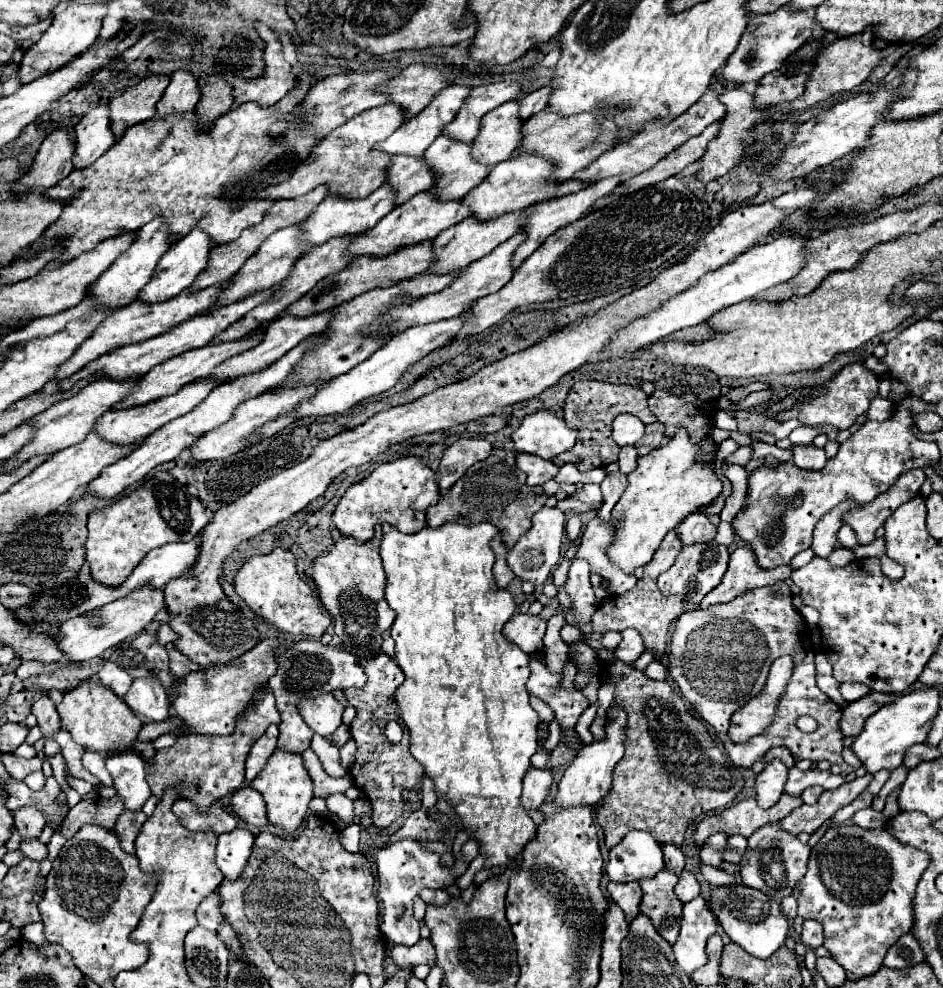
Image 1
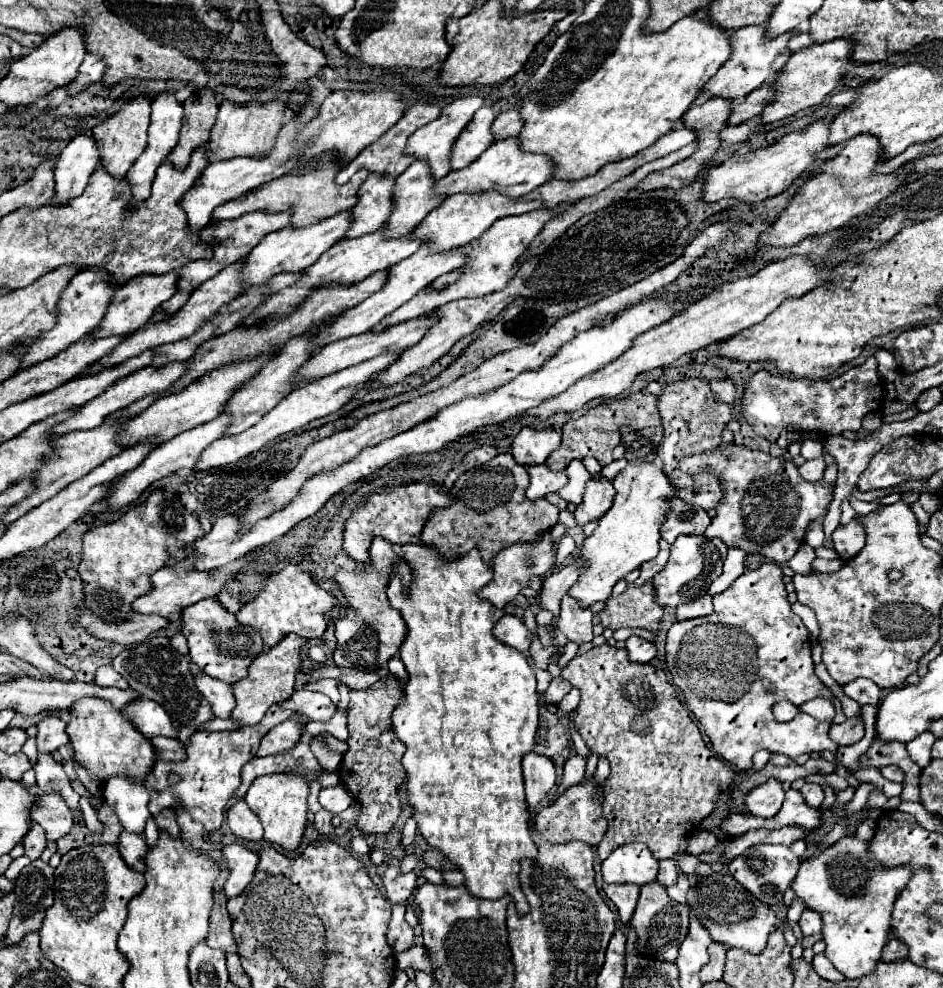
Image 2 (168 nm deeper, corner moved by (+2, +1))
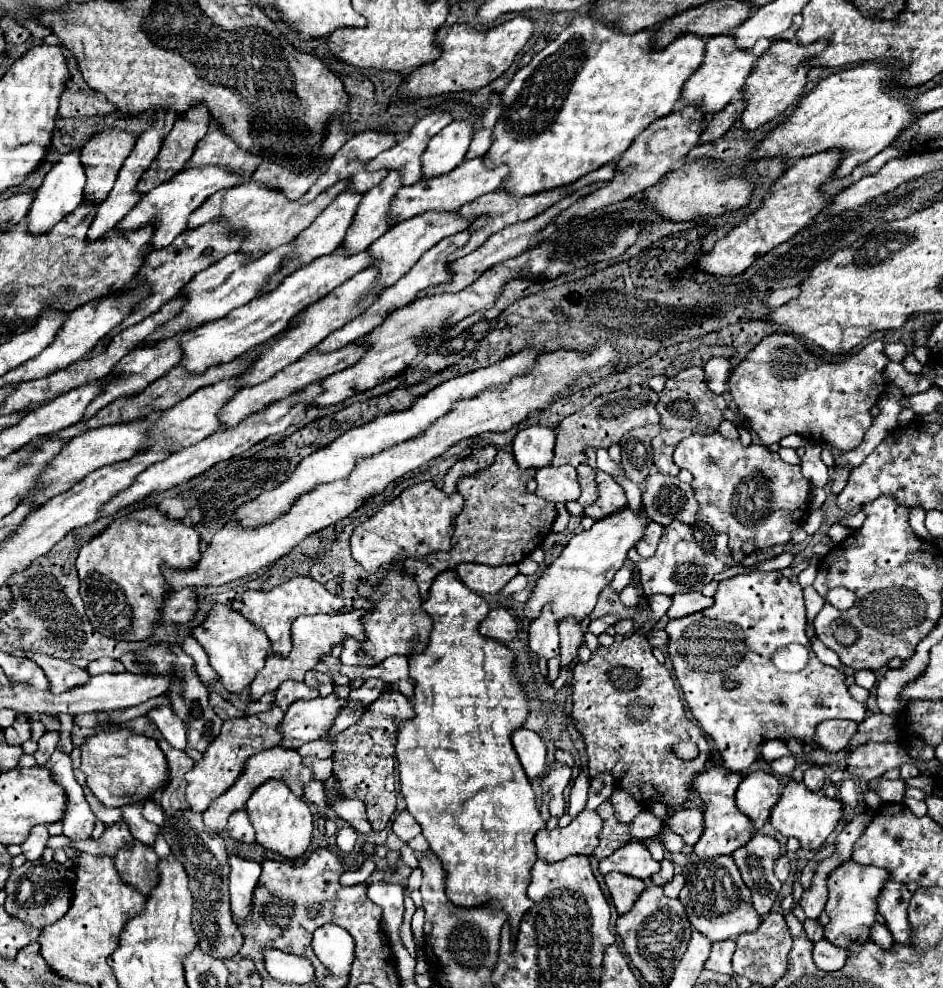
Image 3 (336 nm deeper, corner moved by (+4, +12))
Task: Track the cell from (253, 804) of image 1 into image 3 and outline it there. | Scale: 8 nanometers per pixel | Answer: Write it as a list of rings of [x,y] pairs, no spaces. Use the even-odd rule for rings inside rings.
[[[245,810],[233,812],[229,816],[227,830],[229,830],[229,836],[235,838],[235,840],[241,840],[241,842],[247,842],[247,844],[255,840],[255,830],[253,830],[253,824],[251,824],[251,820],[249,820]]]

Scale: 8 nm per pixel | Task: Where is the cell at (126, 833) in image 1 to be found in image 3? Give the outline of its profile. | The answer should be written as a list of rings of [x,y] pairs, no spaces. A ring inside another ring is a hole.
[[[133,840],[117,852],[115,866],[129,886],[143,894],[149,894],[155,888],[159,876],[157,860],[159,858],[153,848],[147,848],[147,844],[139,844],[139,840]]]

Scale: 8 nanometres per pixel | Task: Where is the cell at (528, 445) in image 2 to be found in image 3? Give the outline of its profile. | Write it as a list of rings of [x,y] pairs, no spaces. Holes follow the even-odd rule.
[[[527,426],[513,440],[513,456],[519,468],[543,468],[551,464],[555,430],[547,426]]]

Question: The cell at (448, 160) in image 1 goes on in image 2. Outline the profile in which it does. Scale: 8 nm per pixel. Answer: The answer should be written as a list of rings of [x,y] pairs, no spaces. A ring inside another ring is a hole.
[[[413,161],[405,173],[401,173],[395,179],[395,189],[393,189],[393,211],[389,215],[389,219],[385,221],[385,239],[399,239],[407,233],[411,233],[421,219],[437,205],[441,205],[441,201],[445,197],[433,195],[433,183],[435,179],[429,173],[429,165],[425,161]]]

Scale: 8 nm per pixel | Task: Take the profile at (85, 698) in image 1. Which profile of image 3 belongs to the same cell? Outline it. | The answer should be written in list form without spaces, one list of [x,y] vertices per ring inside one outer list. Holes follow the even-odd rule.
[[[109,728],[85,738],[81,744],[81,770],[87,776],[87,786],[91,788],[91,792],[109,808],[119,808],[123,804],[129,804],[131,800],[147,800],[157,788],[165,786],[169,772],[167,760],[157,746],[157,740],[135,734],[129,728]]]

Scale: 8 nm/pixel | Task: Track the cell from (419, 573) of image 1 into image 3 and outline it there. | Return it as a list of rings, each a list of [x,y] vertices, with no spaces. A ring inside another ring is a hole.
[[[455,570],[451,572],[441,572],[433,584],[431,584],[431,590],[429,590],[429,598],[423,602],[423,610],[433,618],[433,630],[429,634],[429,642],[427,642],[427,648],[423,652],[417,652],[417,654],[411,654],[409,656],[409,678],[415,682],[415,694],[413,694],[413,710],[415,710],[415,716],[409,718],[409,720],[403,720],[399,724],[399,730],[397,730],[397,762],[399,762],[399,774],[401,774],[401,794],[407,802],[407,812],[421,824],[423,828],[423,836],[427,838],[427,842],[431,844],[431,850],[439,856],[443,868],[445,868],[445,874],[447,874],[447,898],[457,904],[457,906],[479,906],[479,904],[487,904],[489,900],[497,898],[503,906],[503,910],[509,914],[509,924],[511,924],[511,930],[513,934],[517,932],[519,928],[519,922],[523,918],[523,914],[533,906],[531,898],[527,898],[527,886],[529,886],[529,872],[537,860],[537,854],[535,854],[535,844],[533,844],[533,836],[537,834],[537,830],[545,828],[545,820],[541,818],[539,814],[539,808],[537,808],[537,802],[535,802],[535,792],[531,790],[531,784],[529,784],[529,778],[525,776],[523,772],[523,766],[517,758],[517,752],[513,750],[513,744],[511,744],[511,734],[521,728],[529,716],[529,698],[527,698],[527,690],[525,690],[525,684],[521,682],[521,678],[517,676],[515,672],[515,654],[501,642],[493,640],[493,638],[487,638],[483,634],[479,634],[479,624],[485,620],[487,612],[489,612],[489,604],[475,592],[471,592],[457,576]]]

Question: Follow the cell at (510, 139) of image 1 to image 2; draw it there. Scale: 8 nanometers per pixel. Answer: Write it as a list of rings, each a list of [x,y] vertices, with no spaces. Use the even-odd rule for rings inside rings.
[[[483,105],[479,111],[475,111],[469,127],[461,131],[457,143],[451,151],[451,171],[457,171],[461,167],[467,167],[493,143],[491,123],[495,119],[495,111],[489,105]]]

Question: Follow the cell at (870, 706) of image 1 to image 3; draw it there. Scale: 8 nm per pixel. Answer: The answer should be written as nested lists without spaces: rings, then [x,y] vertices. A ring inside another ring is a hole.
[[[825,720],[817,728],[815,742],[825,750],[837,752],[849,746],[849,740],[855,736],[855,732],[857,732],[857,722],[853,720]]]

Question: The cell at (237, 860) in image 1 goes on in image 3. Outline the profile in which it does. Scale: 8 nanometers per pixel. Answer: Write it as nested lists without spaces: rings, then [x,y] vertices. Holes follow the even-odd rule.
[[[229,854],[229,900],[231,900],[231,910],[237,920],[249,918],[249,904],[253,890],[257,886],[257,880],[261,876],[261,864],[255,860],[241,858],[237,854]]]

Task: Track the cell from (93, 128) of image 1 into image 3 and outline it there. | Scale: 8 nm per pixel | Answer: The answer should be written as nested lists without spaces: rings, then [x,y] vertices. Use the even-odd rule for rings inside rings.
[[[71,150],[61,156],[59,162],[53,164],[53,168],[47,172],[41,188],[35,194],[35,200],[29,210],[29,230],[35,234],[51,230],[53,224],[57,224],[65,214],[73,212],[83,202],[83,188],[85,188],[85,172],[79,150]]]

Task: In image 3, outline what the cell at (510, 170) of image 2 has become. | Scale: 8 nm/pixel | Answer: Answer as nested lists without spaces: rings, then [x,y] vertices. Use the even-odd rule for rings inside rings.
[[[477,156],[477,158],[469,158],[463,164],[459,164],[457,168],[453,168],[451,172],[443,174],[443,176],[433,176],[433,178],[423,178],[411,186],[403,186],[399,188],[393,204],[391,204],[391,214],[397,222],[413,218],[417,214],[429,212],[429,210],[439,210],[439,212],[449,212],[453,208],[461,208],[463,204],[497,190],[503,180],[509,176],[509,168],[507,164],[501,166],[489,166],[485,156]]]

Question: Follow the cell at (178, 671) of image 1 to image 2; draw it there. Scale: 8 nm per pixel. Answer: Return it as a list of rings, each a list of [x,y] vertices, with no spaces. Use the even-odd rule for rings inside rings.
[[[207,675],[195,677],[195,685],[197,685],[197,689],[205,695],[205,699],[209,699],[209,703],[213,705],[215,717],[219,717],[219,719],[231,717],[229,711],[231,711],[233,705],[235,705],[235,697],[233,697],[231,685],[221,683],[221,681],[215,681],[215,679],[207,677]]]

